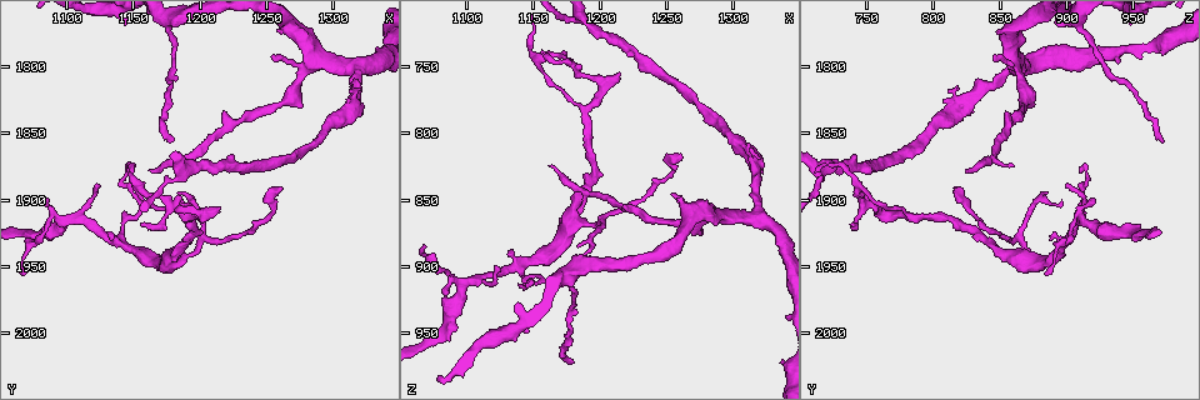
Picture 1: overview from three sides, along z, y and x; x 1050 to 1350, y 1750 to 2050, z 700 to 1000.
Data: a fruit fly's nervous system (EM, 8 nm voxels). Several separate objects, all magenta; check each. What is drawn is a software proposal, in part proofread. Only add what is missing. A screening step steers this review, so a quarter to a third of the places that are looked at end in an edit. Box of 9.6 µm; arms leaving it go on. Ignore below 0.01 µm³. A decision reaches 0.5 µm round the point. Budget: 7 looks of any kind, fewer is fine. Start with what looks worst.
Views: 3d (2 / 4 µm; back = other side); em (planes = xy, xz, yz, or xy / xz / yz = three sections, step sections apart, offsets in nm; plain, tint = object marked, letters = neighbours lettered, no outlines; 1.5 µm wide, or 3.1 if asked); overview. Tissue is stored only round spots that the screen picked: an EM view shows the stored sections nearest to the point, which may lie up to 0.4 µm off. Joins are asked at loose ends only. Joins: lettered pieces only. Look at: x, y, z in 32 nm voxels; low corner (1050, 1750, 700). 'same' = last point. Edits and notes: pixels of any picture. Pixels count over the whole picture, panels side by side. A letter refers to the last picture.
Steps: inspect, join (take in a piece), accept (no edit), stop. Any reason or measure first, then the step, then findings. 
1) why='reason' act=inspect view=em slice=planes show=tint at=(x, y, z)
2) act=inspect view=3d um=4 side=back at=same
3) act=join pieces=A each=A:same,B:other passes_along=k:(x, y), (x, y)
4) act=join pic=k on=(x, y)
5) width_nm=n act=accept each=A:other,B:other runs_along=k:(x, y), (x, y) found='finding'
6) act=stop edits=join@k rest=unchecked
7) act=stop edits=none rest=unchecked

why='an open end' act=inspect view=3d um=2 at=(1132, 1926, 890)

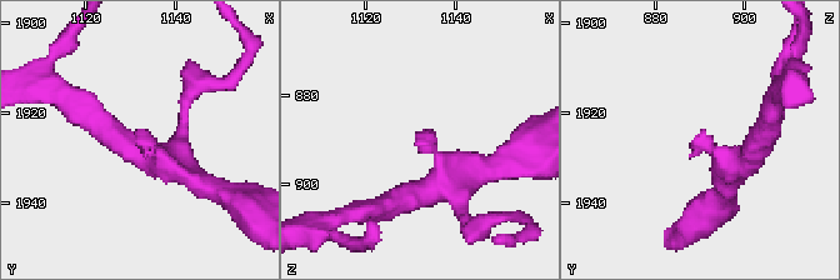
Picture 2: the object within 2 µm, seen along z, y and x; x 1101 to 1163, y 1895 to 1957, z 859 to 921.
arms=3 why='now the EM' act=inspect view=em slice=planes show=letters at=(1134, 1926, 888)

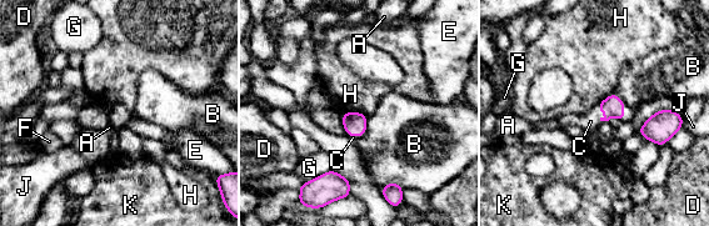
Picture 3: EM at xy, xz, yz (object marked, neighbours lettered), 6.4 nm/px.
act=join pieces=C each=A:other,B:other,C:same,D:other,E:other,F:other,G:other,H:other,J:other,K:other passes_along=3:(613, 106), (603, 110), (590, 121) found='it goes on there'

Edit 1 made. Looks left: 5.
why='branch stops here' act=inspect view=em slice=planes show=tint at=(1148, 1880, 912)

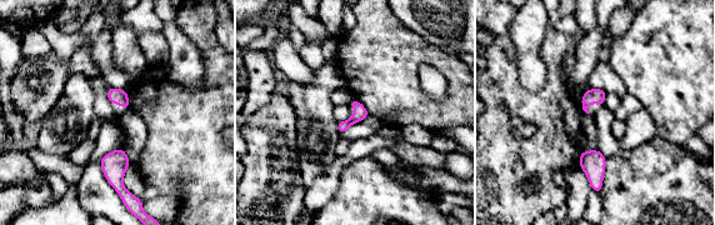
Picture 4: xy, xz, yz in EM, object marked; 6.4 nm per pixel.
act=inspect view=em slice=planes show=letters at=same

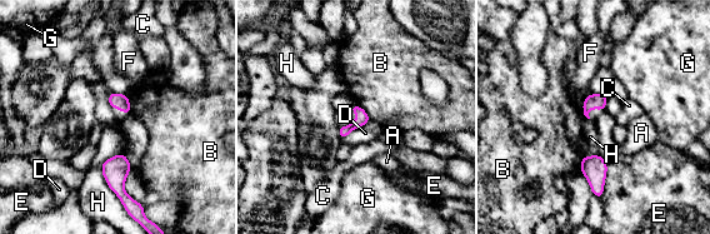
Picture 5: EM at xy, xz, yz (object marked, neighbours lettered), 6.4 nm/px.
longest_contact=H:360nm act=accept each=A:other,B:other,C:other,D:other,E:other,F:other,G:other,H:other border=5:(123, 152), (101, 174), (125, 208) found='no lettered piece goes on from it'

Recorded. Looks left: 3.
why='branch stops here' act=inspect view=3d um=2 at=(1260, 1888, 816)

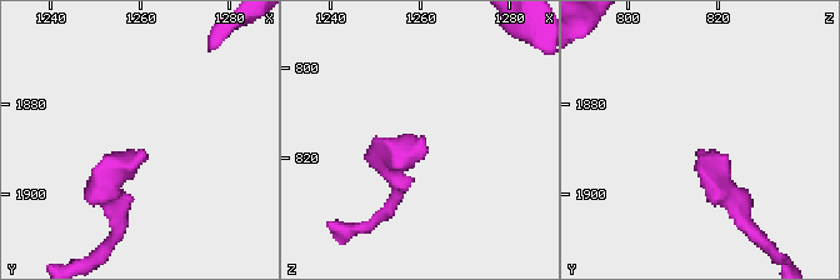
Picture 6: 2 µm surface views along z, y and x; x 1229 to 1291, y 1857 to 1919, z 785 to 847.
why='shape alone is not enough' act=inspect view=em slice=xz step=8 show=tint at=(1260, 1891, 816)

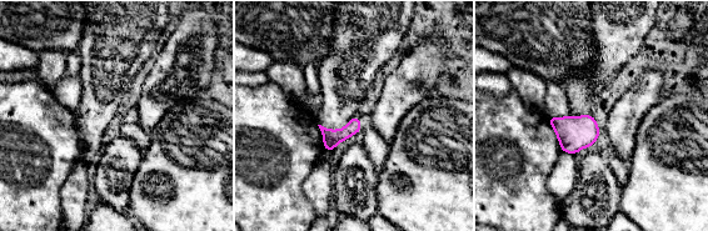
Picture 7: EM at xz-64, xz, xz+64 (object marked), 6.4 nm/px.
act=inspect view=em slice=xz step=8 show=letters at=same

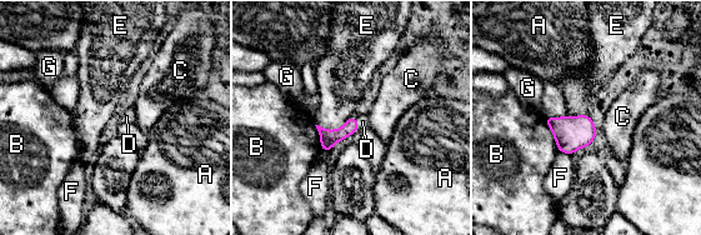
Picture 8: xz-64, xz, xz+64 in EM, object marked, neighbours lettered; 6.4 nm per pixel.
longest_contact=E:260nm act=join pieces=D each=A:other,B:other,C:other,D:same,E:other,F:other,G:other found='the neuron continues'

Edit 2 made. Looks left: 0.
act=stop edits=join@3,join@8 rest=unchecked

